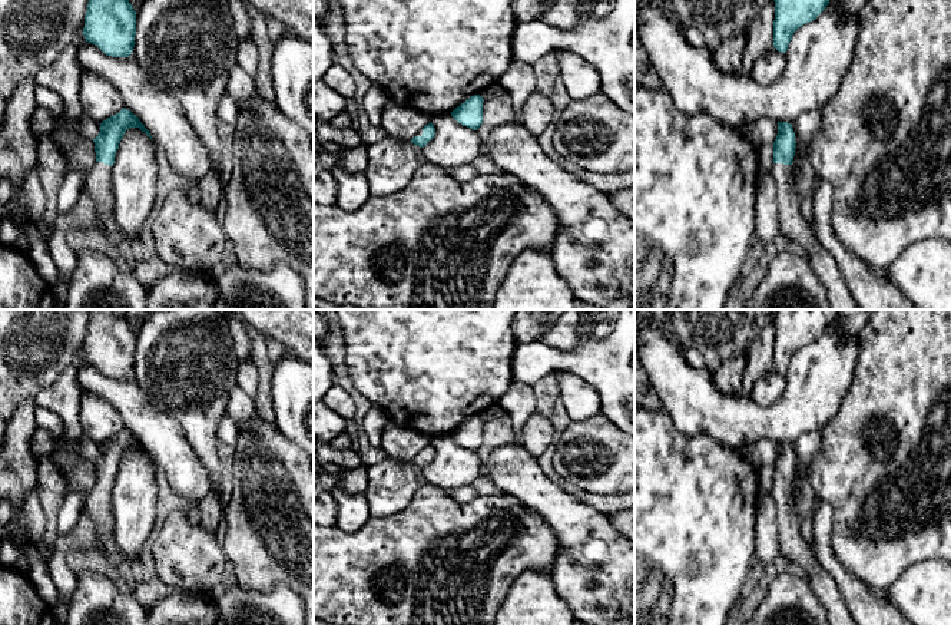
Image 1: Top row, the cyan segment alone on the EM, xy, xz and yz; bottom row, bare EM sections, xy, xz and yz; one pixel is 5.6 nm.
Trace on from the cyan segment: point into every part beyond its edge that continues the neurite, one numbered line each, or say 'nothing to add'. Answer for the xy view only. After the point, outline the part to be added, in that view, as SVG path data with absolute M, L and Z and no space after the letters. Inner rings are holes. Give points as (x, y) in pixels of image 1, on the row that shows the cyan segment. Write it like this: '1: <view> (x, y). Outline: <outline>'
1: xy (98, 182). Outline: M96 162L92 172L86 178L85 188L95 196L99 204L100 221L103 224L103 235L106 241L116 247L126 241L115 219L115 201L110 185L110 165Z

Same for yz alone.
1: yz (794, 227). Outline: M773 163L771 173L778 194L781 234L809 252L809 262L824 287L829 310L859 310L832 254L821 245L812 225L802 216L792 165Z

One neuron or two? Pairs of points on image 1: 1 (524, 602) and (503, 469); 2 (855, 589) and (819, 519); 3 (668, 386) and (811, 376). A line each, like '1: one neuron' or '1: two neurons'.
1: two neurons
2: one neuron
3: one neuron

